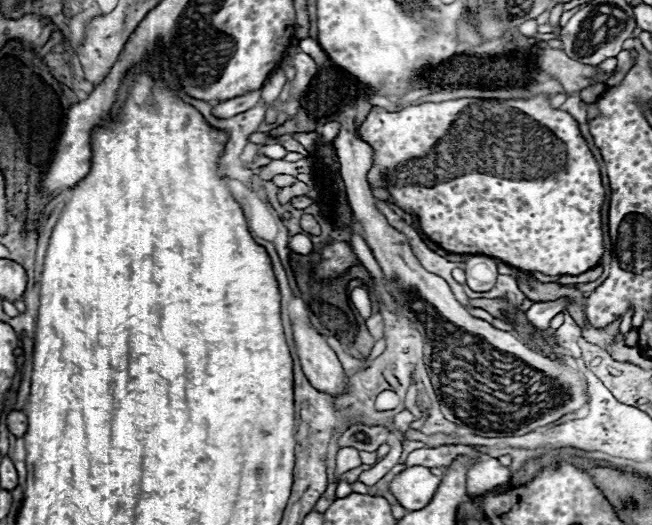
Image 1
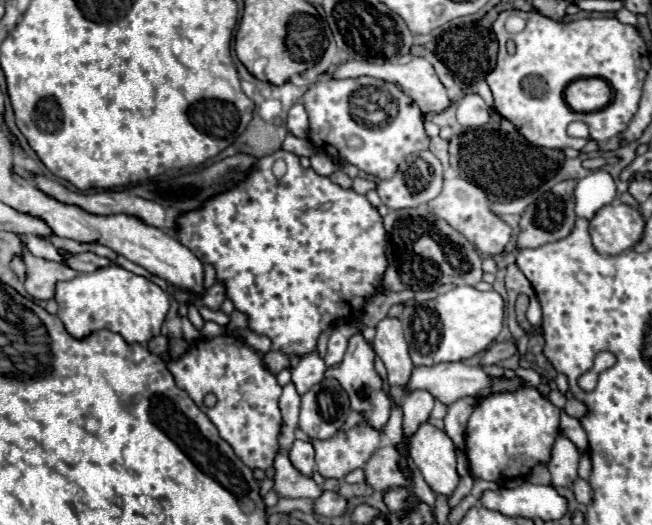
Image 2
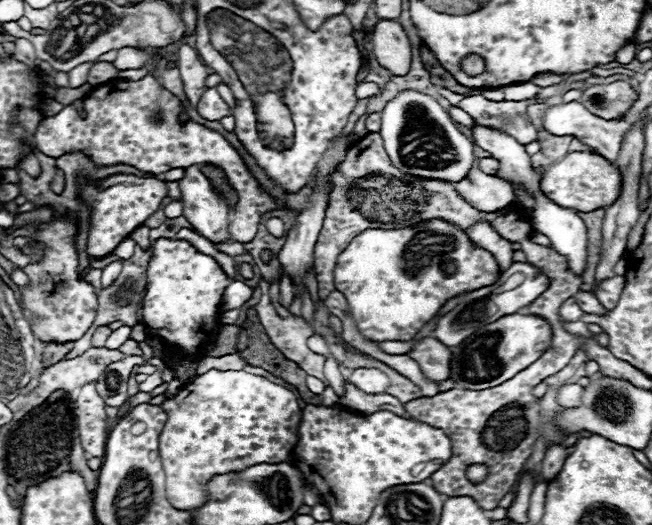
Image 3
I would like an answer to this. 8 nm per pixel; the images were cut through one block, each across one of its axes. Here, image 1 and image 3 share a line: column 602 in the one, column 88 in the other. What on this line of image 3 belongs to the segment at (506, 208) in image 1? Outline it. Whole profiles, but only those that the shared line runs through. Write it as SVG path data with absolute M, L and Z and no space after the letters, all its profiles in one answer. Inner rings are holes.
M118 174L106 178L100 186L86 186L82 190L82 198L94 208L92 210L92 228L88 238L88 254L94 258L108 256L124 238L128 238L138 226L142 226L168 196L166 182L158 178L138 178L132 174ZM104 182L112 186L104 188Z

